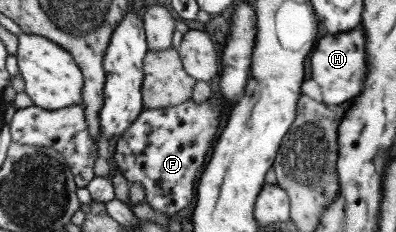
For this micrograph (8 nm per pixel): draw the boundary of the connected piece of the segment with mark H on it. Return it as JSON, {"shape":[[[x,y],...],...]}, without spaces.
{"shape":[[[360,25],[347,32],[326,33],[316,39],[310,51],[309,66],[311,80],[320,88],[325,106],[339,106],[342,102],[353,100],[363,89],[363,79],[367,73],[365,66],[364,32]]]}

